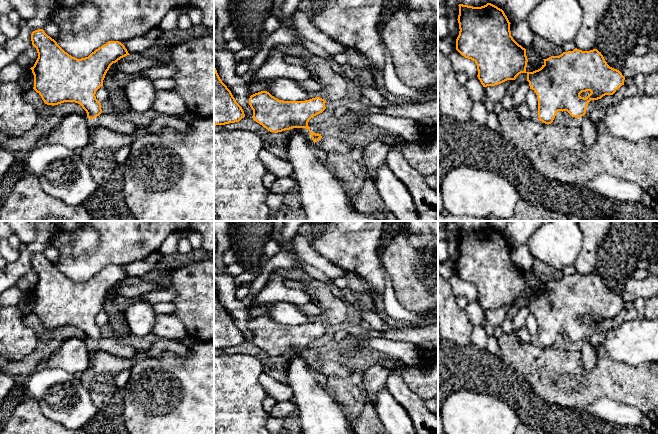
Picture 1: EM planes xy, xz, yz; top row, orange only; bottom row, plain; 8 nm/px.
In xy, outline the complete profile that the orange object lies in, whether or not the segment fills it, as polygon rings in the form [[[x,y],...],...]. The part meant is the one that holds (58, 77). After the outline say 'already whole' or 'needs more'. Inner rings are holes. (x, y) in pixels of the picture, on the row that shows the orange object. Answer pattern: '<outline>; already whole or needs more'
[[[43,29],[31,34],[32,45],[36,48],[38,58],[30,69],[34,75],[33,89],[47,105],[58,105],[64,102],[75,102],[82,106],[89,119],[102,113],[101,103],[96,99],[96,91],[103,86],[103,80],[113,63],[130,55],[119,41],[108,41],[88,57],[77,59],[65,52],[57,42],[48,36]]]; already whole

